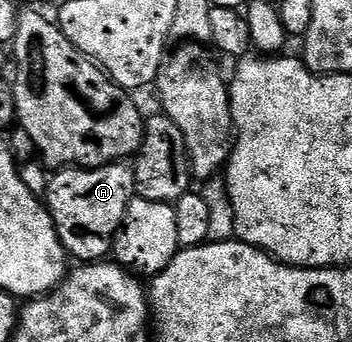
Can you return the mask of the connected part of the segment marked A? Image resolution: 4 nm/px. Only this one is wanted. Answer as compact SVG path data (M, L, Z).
M131 163L59 169L49 179L46 207L65 253L76 262L103 261L107 257L104 255L113 251L116 235L124 225L126 210L136 195L136 170Z

